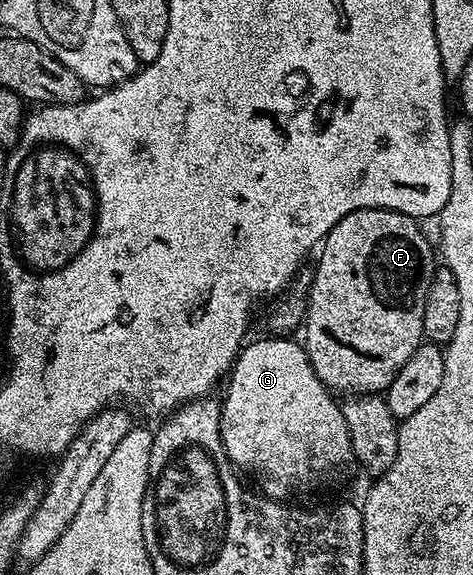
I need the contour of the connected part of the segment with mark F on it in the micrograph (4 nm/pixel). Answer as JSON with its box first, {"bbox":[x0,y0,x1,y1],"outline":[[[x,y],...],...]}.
{"bbox":[304,209,436,395],"outline":[[[360,209],[359,211],[348,213],[348,217],[344,217],[338,222],[326,234],[325,239],[322,240],[320,250],[317,252],[317,255],[319,255],[318,264],[314,267],[314,280],[310,283],[310,291],[308,290],[308,298],[306,300],[306,314],[304,316],[306,339],[304,338],[304,346],[306,348],[306,356],[310,358],[310,364],[316,373],[316,377],[331,392],[350,391],[346,393],[353,393],[354,395],[386,392],[392,385],[396,373],[400,373],[400,369],[404,369],[404,361],[408,361],[408,357],[412,357],[412,353],[423,342],[424,297],[428,297],[428,285],[432,281],[436,270],[436,251],[435,248],[434,251],[430,248],[430,243],[426,240],[425,233],[418,227],[421,226],[415,220],[395,211]]]}

